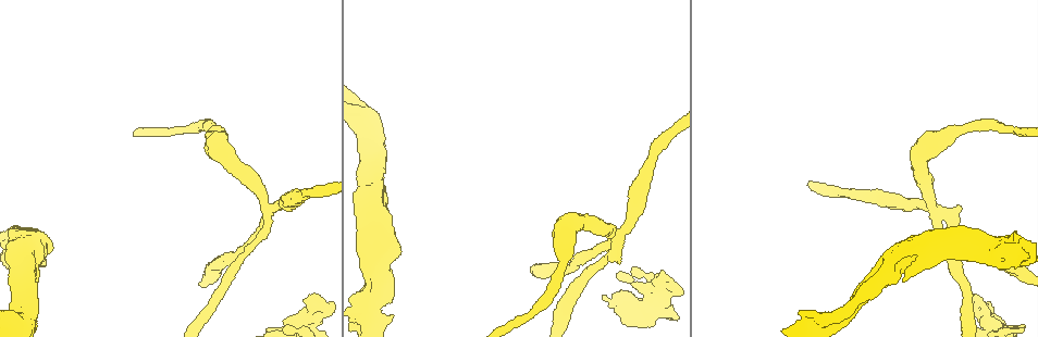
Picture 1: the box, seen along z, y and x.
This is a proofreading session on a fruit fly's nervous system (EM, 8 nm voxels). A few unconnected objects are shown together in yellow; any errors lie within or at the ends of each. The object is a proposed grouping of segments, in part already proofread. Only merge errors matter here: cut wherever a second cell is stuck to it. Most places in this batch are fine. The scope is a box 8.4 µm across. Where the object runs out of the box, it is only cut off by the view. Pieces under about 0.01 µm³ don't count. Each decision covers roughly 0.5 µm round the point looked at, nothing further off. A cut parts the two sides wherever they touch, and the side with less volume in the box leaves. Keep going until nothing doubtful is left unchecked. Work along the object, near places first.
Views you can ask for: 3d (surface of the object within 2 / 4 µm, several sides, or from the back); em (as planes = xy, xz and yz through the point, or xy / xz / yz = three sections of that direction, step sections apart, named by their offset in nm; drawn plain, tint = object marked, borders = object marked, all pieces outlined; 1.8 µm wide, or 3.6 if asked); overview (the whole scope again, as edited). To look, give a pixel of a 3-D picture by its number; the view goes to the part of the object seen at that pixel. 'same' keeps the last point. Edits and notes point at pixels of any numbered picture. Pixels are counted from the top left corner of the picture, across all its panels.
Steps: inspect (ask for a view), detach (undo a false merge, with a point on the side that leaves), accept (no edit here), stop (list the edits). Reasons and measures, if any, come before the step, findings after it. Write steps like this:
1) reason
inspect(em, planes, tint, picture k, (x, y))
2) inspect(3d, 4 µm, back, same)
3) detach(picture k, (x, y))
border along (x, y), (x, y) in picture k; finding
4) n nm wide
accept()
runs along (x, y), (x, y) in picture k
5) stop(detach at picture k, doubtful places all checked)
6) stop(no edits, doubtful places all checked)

four or more arms meet
inspect(3d, 4 µm, picture 1, (370, 230))

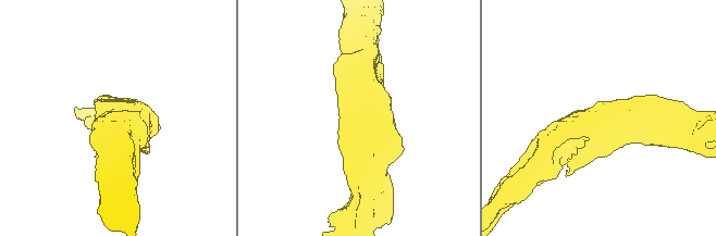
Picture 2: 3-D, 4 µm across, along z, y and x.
inspect(em, 3.6 µm, yz, step 8, tint, picture 2, (600, 115))

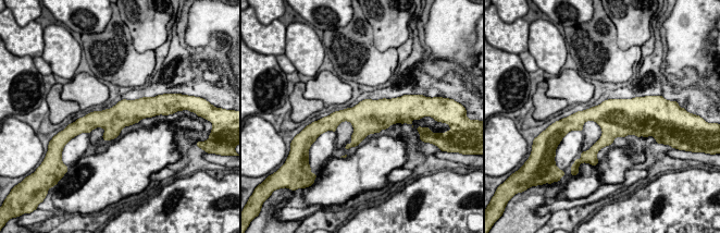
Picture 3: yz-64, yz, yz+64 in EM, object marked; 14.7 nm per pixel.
accept()
continuous, no second cell

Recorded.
sharp bend
inspect(3d, 2 µm, picture 1, (369, 304))

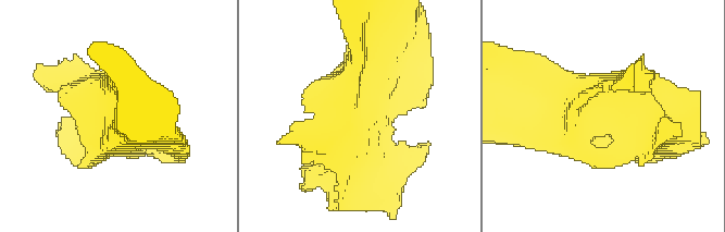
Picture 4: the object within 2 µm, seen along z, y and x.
shape alone is not enough
inspect(em, xz, step 4, tint, picture 4, (609, 125))

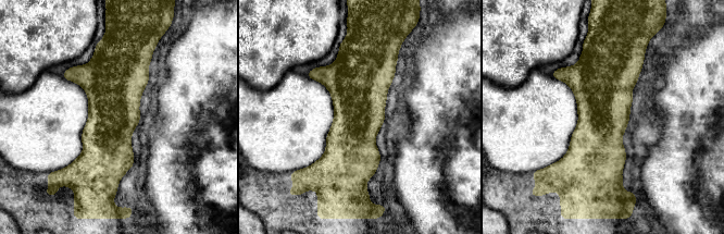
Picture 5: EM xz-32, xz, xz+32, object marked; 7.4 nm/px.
inspect(em, planes, tint, same)

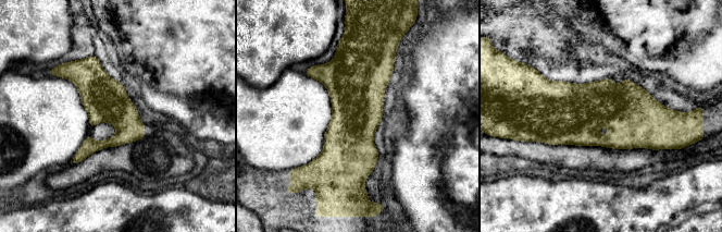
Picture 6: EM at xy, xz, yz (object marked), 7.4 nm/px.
320 nm wide
accept()
continuous, no second cell

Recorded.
inspect(em, planes, tint, picture 1, (821, 321))

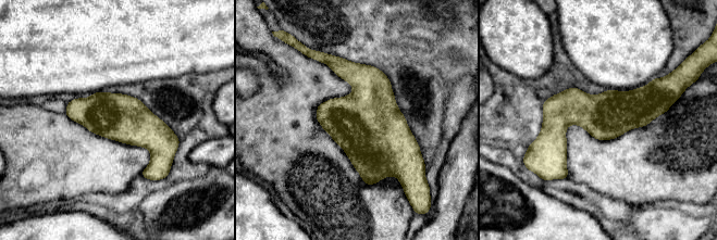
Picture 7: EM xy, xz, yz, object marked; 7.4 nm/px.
340 nm wide
accept()
one cell here

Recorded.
arms run side by side
inspect(3d, 2 µm, picture 1, (614, 235))

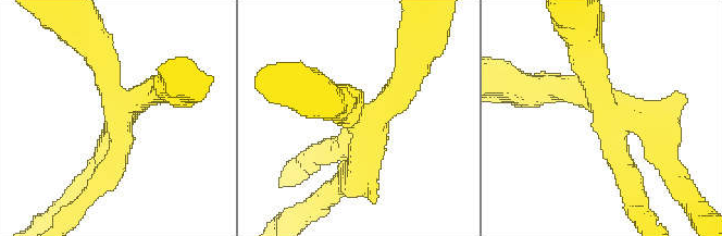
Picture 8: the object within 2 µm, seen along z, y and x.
4 arms
inspect(em, xz, step 16, tint, picture 8, (121, 104))

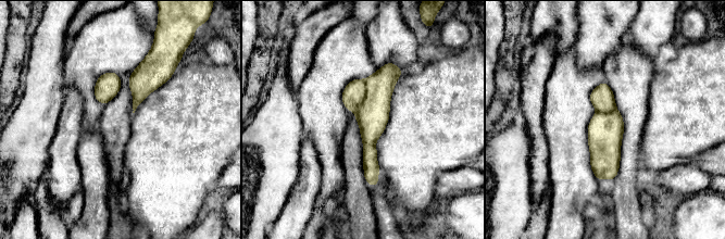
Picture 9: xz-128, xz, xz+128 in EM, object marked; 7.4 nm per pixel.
another direction
inspect(em, planes, tint, same)

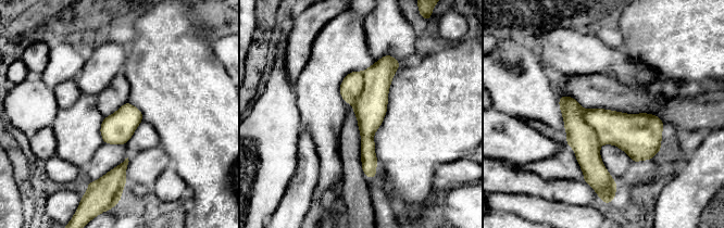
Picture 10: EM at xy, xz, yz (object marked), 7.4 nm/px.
220 nm wide
detach(picture 10, (621, 129))
border along (582, 109), (584, 121), (601, 143) in picture 10; two cells meet here

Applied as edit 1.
redraw
inspect(overview)

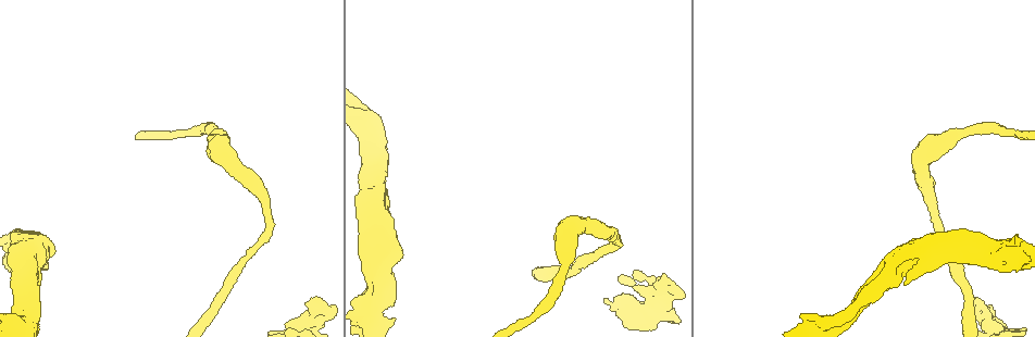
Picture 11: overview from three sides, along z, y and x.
abrupt turn
inspect(em, planes, tint, picture 11, (984, 316))

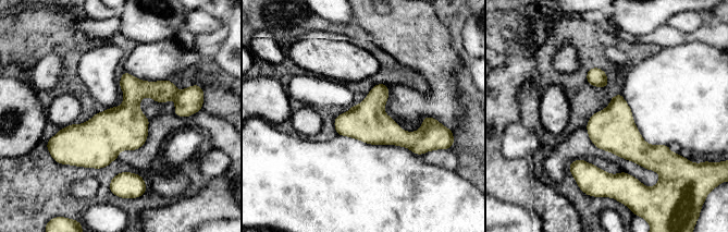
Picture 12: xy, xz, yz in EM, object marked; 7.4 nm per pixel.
accept()
runs along (185, 111), (143, 92), (98, 136), (58, 136) in picture 12; all the same cell

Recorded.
stop(detach at picture 10, doubtful places all checked)

